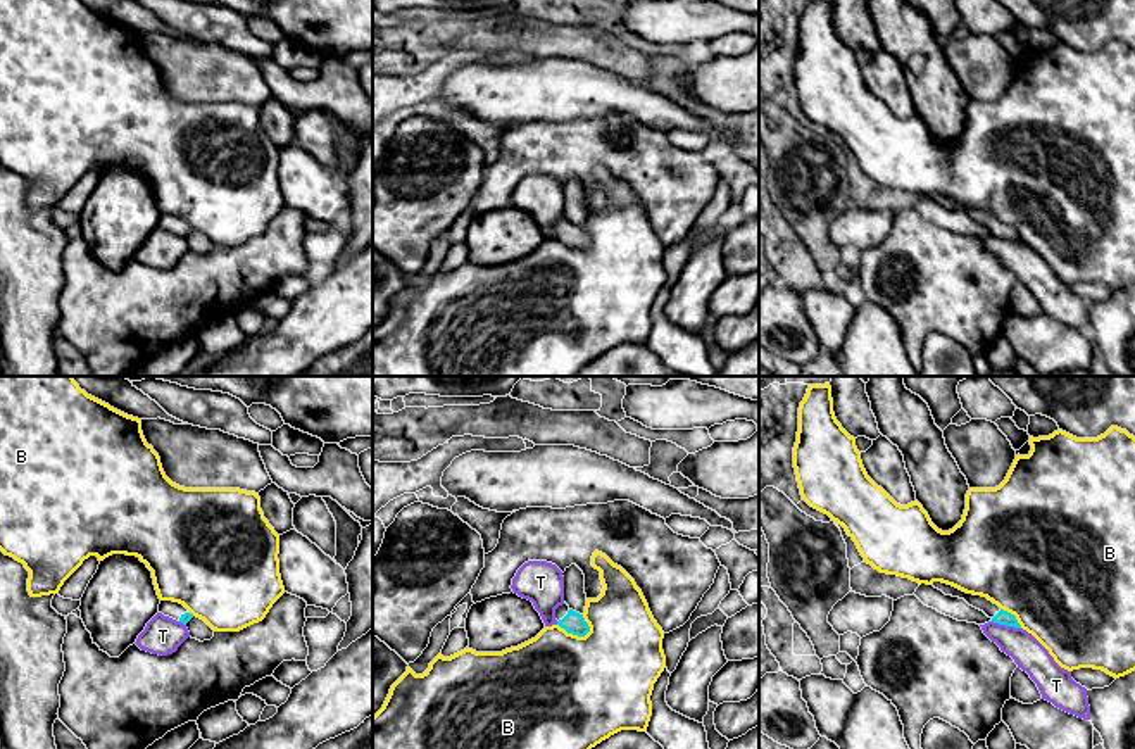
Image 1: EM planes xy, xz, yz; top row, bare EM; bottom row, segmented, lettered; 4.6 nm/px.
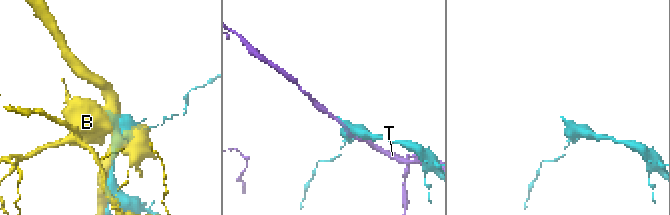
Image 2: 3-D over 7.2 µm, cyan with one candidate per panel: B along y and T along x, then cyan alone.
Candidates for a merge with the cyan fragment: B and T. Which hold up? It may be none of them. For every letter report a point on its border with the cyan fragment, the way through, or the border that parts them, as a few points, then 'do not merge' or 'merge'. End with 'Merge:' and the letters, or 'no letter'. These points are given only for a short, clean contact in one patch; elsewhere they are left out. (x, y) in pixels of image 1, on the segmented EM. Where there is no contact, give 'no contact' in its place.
B: xz (575, 634) | do not merge
T: yz (1006, 625) | do not merge
Merge: no letter

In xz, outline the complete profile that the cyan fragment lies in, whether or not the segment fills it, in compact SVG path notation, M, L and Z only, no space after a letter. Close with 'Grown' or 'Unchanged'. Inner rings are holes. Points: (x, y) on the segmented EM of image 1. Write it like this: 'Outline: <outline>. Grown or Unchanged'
Outline: M566 602L555 609L555 620L568 633L585 637L590 632L583 614L573 611Z. Grown

